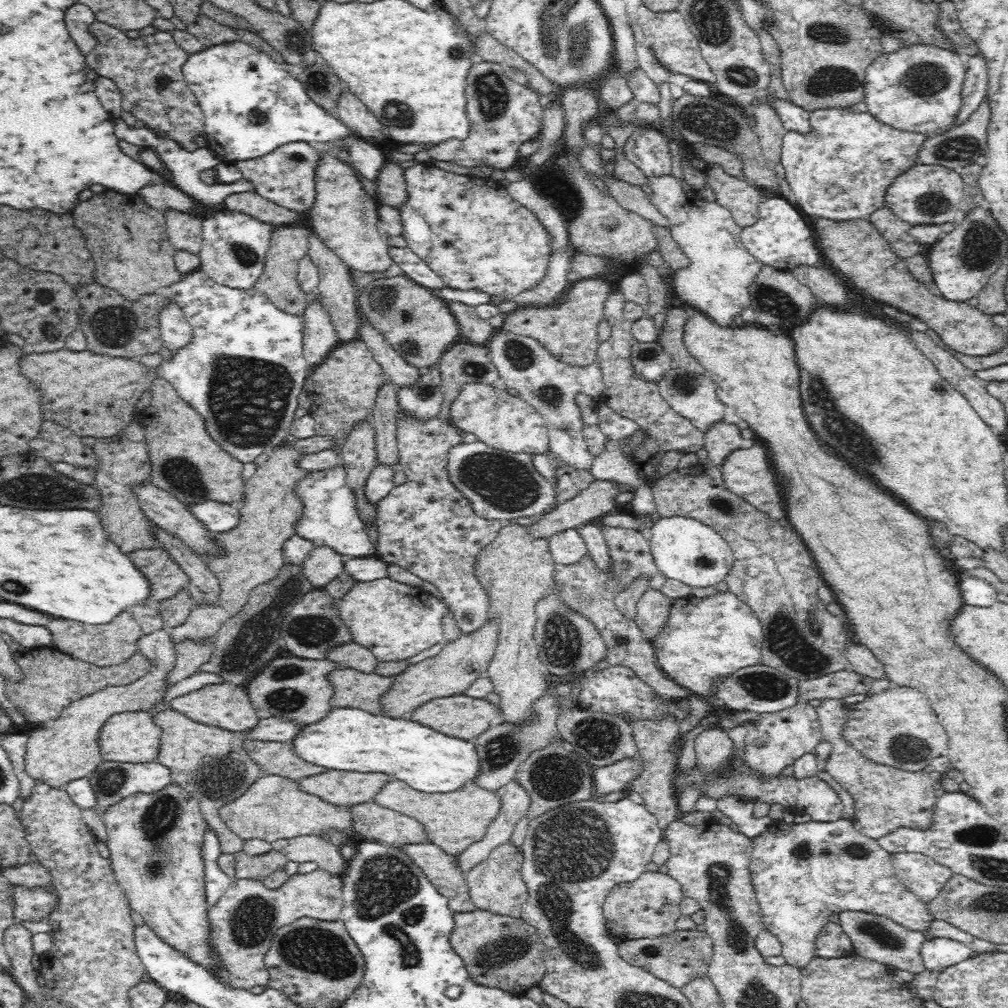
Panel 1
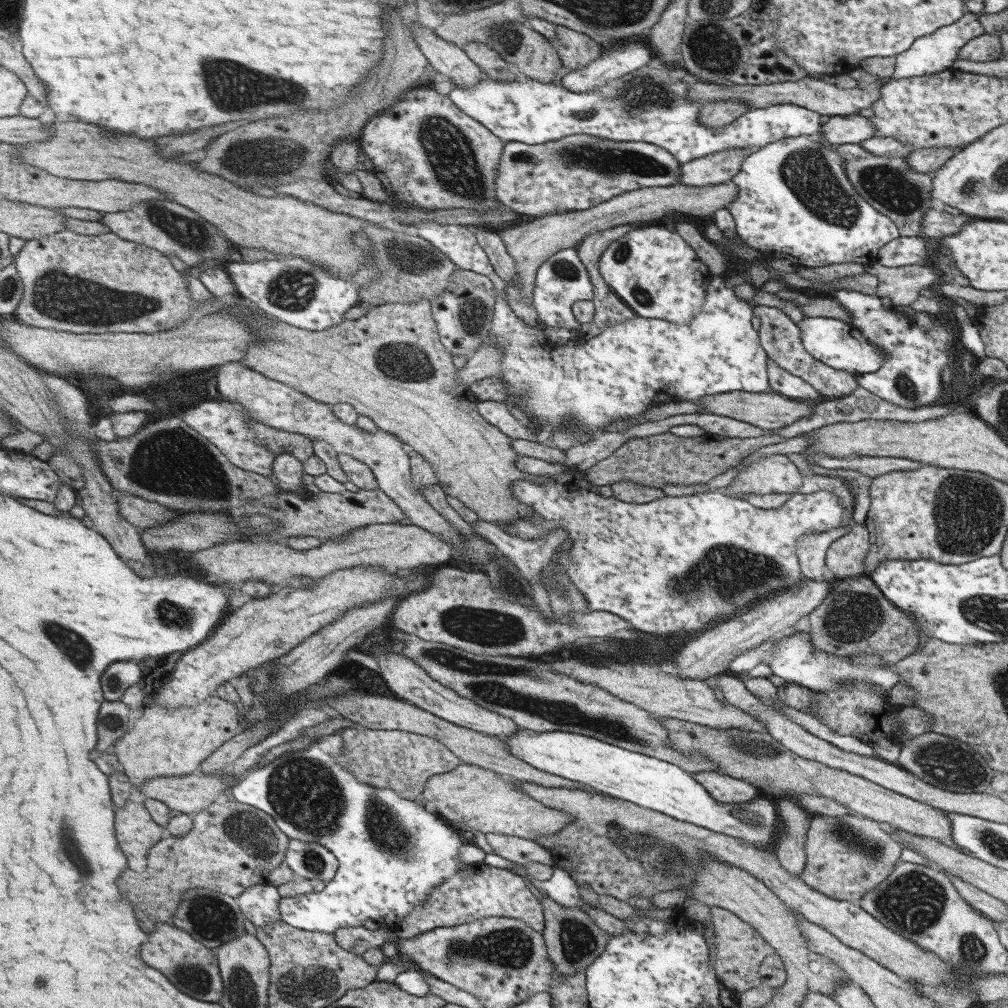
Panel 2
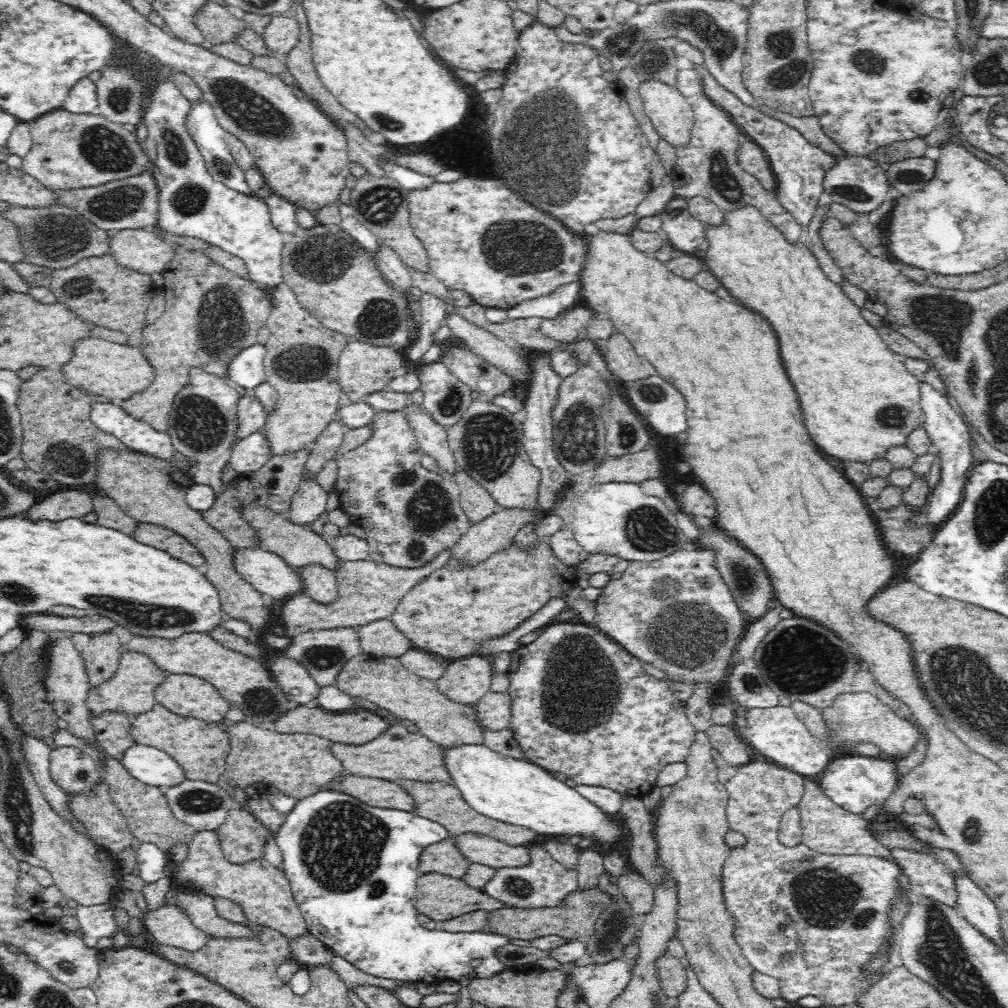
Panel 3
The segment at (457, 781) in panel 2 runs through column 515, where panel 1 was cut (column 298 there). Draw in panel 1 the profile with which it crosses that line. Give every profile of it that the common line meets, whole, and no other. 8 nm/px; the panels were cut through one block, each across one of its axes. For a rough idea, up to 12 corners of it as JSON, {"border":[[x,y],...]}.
{"border":[[264,774],[218,812],[238,838],[354,830],[350,806]]}

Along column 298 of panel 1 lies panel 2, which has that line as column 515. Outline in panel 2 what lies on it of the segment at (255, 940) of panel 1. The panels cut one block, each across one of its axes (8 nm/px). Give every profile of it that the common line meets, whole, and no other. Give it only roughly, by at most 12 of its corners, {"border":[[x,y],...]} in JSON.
{"border":[[469,864],[395,926],[399,940],[481,918],[545,930],[521,876]]}

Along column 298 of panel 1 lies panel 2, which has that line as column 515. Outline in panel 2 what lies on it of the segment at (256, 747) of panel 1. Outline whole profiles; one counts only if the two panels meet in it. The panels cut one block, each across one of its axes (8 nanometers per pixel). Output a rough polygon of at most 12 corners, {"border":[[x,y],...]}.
{"border":[[329,694],[339,716],[447,746],[461,764],[545,788],[591,788],[515,758],[503,738],[405,700]]}

